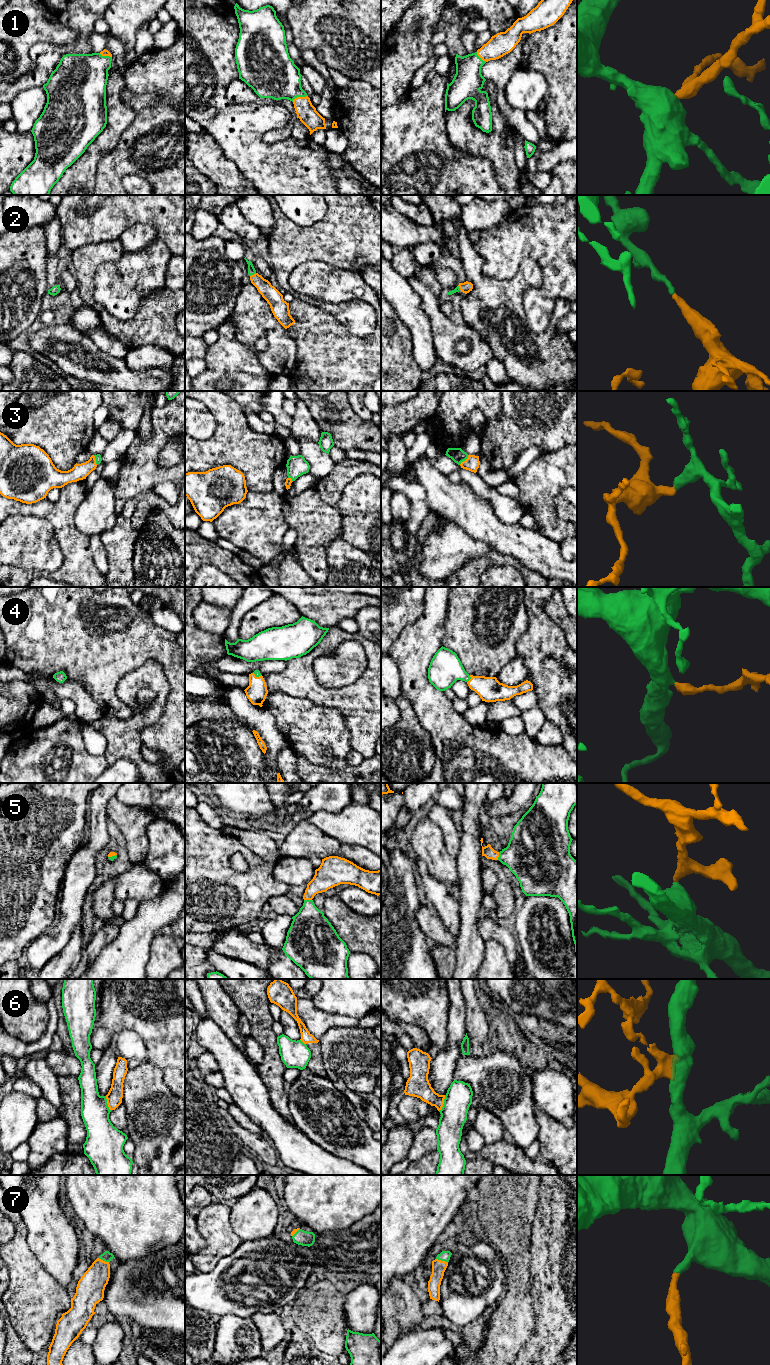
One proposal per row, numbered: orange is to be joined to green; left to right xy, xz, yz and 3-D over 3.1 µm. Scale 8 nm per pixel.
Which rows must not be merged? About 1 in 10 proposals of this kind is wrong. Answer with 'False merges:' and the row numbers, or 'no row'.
False merges: no row

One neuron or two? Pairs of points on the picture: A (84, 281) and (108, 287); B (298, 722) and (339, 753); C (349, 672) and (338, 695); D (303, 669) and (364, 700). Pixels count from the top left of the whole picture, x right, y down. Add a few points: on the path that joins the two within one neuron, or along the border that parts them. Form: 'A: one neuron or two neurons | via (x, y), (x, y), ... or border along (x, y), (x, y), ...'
A: two neurons | border along (104, 262), (95, 274), (94, 291), (102, 306)
B: one neuron | via (308, 727), (315, 729), (329, 743)
C: two neurons | border along (362, 674), (340, 687), (319, 683)
D: one neuron | via (314, 686), (325, 696), (347, 699)

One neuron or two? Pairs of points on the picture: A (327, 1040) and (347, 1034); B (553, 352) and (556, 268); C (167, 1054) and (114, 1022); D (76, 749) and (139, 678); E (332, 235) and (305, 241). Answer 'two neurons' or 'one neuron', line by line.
A: one neuron
B: two neurons
C: one neuron
D: two neurons
E: one neuron

